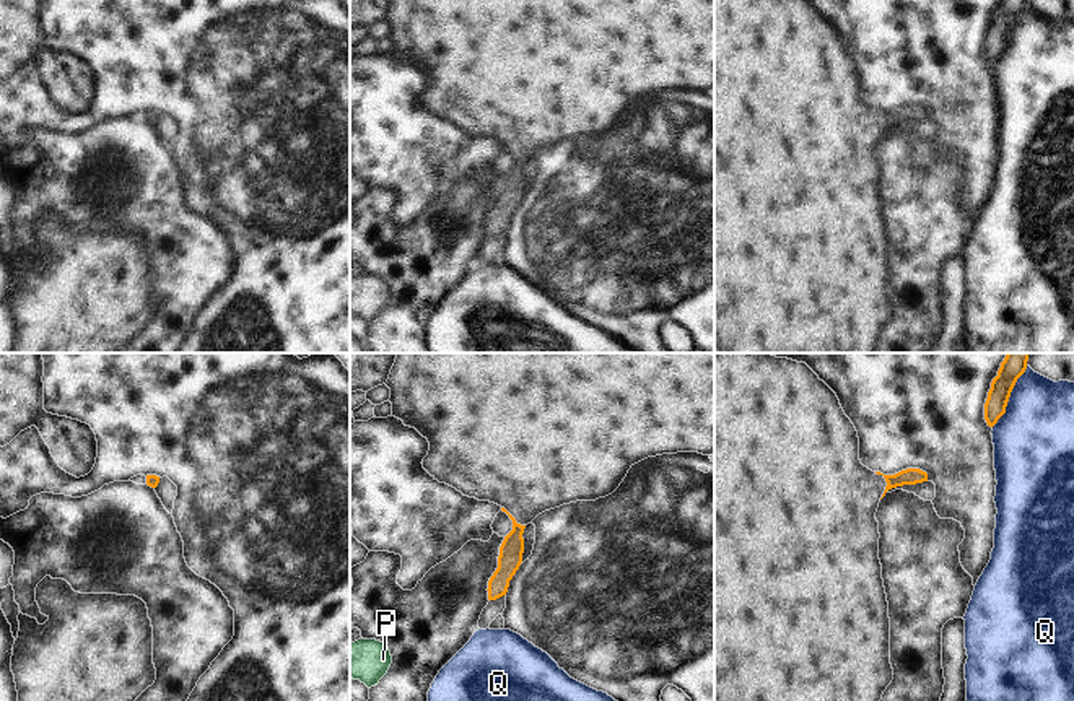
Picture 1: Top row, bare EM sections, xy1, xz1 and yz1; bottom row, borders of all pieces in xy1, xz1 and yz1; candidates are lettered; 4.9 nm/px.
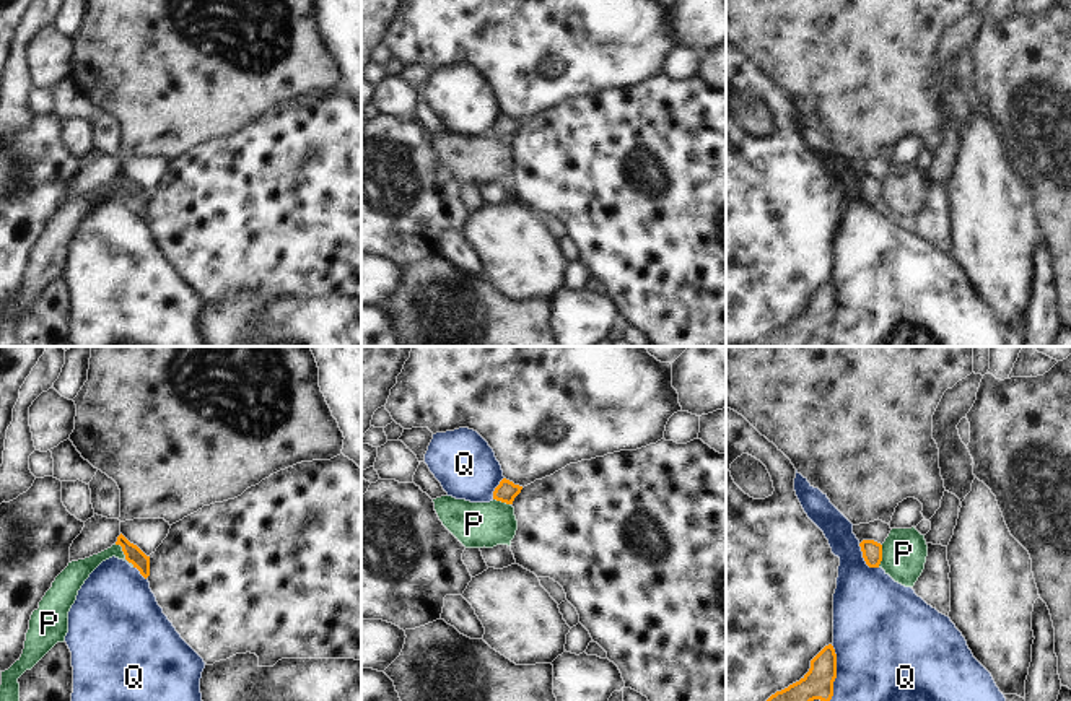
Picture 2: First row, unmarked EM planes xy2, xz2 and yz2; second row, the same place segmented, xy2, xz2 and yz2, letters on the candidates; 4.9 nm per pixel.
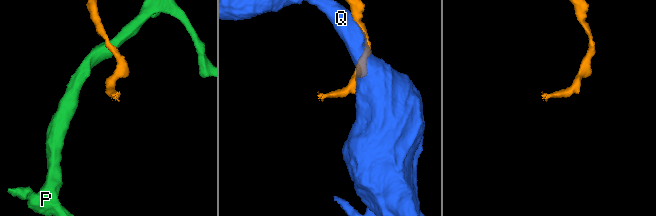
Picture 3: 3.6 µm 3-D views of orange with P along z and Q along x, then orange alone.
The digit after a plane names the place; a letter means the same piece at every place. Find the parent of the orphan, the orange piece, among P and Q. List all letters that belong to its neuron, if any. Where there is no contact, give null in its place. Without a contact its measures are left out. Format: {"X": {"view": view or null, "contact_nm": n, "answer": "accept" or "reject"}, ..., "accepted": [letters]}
{"P": {"view": "xy2", "contact_nm": 160, "answer": "reject"}, "Q": {"view": "yz1", "contact_nm": 360, "answer": "reject"}, "accepted": []}

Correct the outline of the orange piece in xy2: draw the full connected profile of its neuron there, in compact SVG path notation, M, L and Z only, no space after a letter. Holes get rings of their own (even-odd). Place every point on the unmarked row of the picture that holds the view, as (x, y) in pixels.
M122 169L117 172L116 181L122 182L125 195L146 215L150 211L150 192L146 192L137 181L130 179Z

